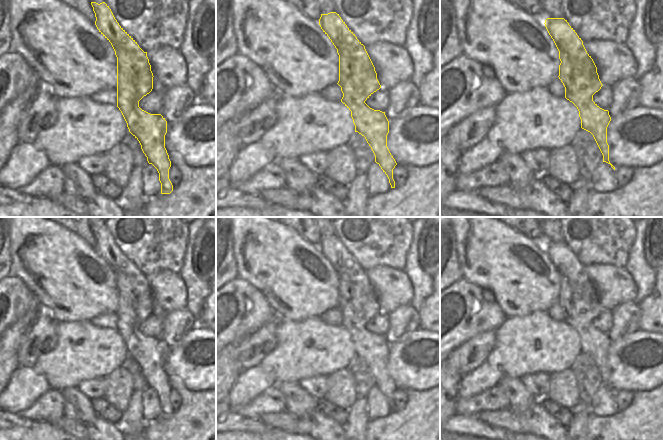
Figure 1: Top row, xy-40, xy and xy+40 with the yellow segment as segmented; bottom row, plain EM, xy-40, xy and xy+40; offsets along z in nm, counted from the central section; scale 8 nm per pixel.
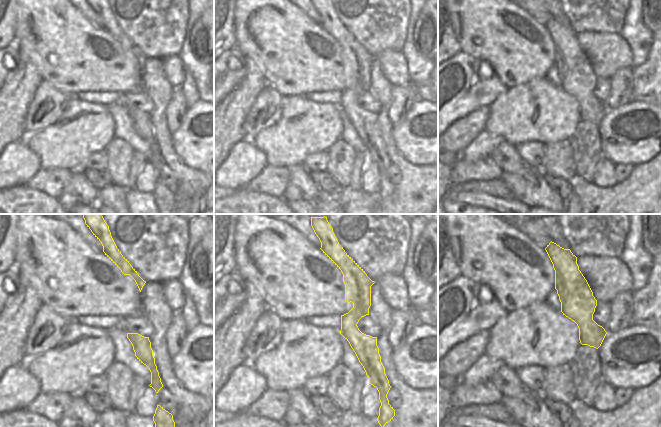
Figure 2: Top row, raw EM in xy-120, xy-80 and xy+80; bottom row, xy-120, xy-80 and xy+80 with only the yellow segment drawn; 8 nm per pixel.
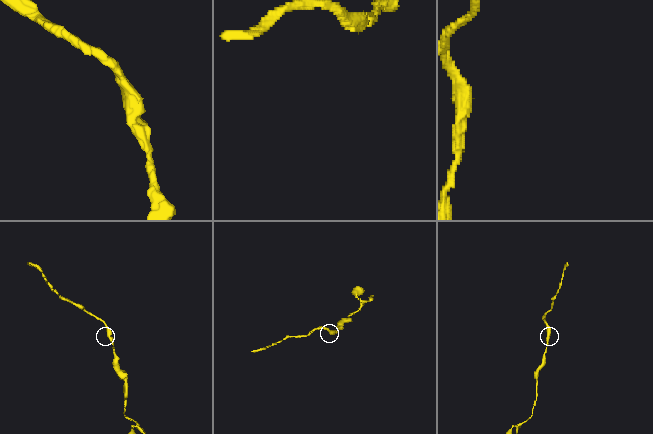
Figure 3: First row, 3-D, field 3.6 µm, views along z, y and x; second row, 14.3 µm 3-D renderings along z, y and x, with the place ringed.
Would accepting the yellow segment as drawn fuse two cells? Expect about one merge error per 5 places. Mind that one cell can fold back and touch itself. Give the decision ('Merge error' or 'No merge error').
No merge error.

